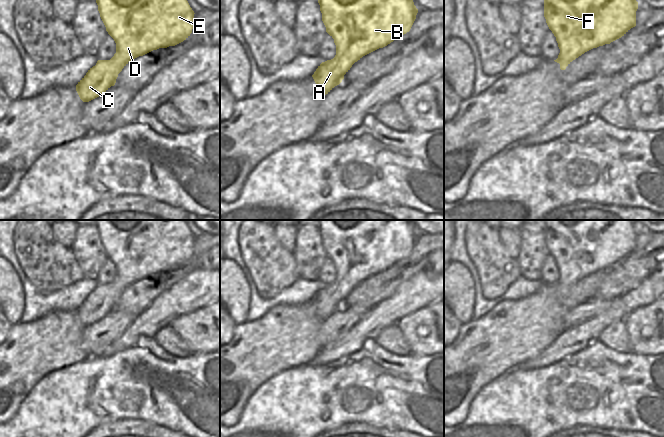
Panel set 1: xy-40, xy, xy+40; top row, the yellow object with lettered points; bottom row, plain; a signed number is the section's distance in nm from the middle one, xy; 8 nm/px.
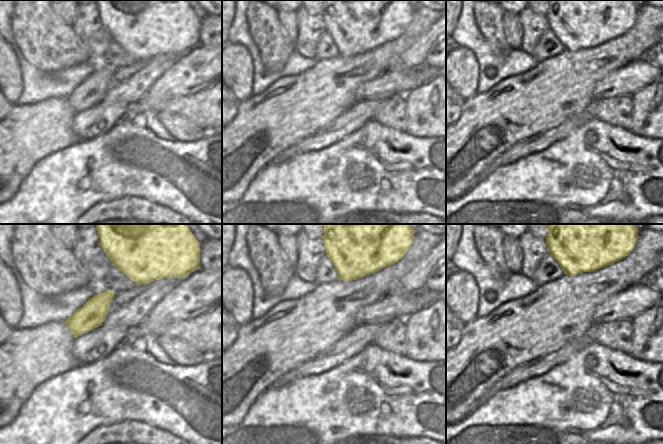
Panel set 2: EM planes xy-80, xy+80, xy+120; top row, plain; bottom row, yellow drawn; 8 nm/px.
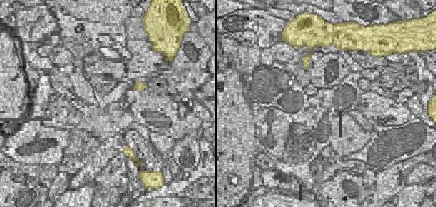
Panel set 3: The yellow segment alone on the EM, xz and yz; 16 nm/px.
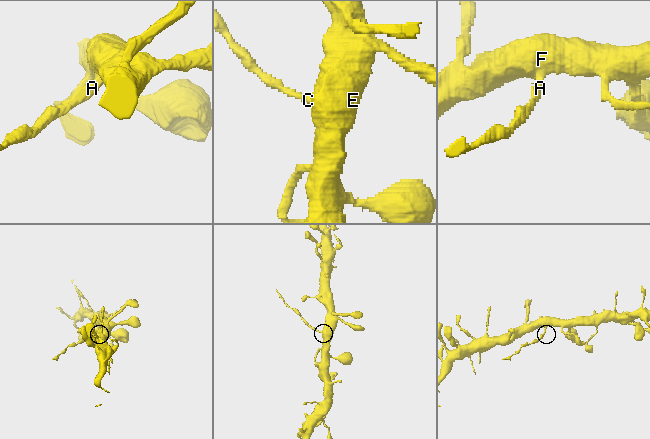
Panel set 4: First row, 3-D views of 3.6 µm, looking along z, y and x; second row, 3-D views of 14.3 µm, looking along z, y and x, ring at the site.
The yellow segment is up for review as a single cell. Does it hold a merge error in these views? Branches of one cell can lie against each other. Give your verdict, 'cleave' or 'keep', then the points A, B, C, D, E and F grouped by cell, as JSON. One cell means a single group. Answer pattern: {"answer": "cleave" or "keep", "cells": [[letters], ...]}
{"answer": "cleave", "cells": [["A", "C"], ["B", "D", "E", "F"]]}

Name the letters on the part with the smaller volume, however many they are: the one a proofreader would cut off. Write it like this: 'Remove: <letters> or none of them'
Remove: A, C

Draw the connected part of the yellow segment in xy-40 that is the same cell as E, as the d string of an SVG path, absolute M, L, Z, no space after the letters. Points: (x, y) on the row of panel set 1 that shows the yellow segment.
M96 0L100 17L108 34L116 43L116 53L110 59L119 74L133 59L159 48L175 46L186 40L194 27L194 11L187 0Z

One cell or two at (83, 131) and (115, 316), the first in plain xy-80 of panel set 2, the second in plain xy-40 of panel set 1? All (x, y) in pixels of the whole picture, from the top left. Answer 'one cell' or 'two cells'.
one cell

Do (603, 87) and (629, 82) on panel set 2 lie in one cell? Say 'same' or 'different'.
same

